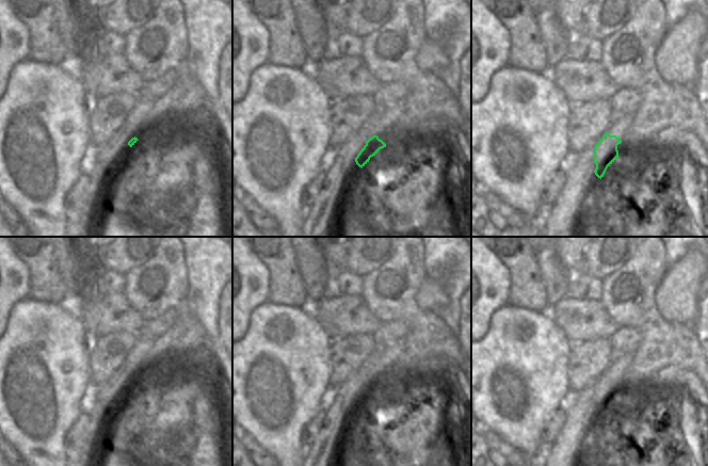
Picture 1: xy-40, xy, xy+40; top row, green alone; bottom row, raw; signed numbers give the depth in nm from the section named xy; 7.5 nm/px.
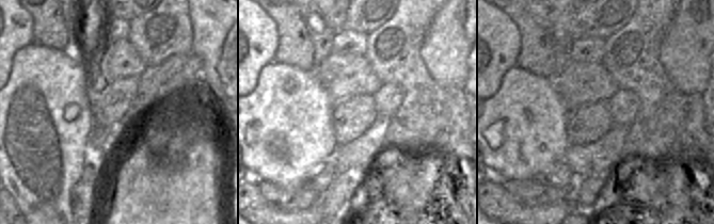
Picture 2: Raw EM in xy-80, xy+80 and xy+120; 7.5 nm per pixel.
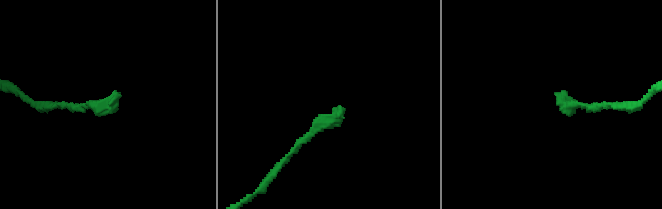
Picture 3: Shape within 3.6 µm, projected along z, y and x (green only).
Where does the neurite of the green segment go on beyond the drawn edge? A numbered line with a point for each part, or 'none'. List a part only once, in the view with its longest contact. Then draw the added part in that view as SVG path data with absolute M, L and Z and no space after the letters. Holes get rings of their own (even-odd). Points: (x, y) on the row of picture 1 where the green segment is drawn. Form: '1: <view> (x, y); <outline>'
1: xy+40 (621, 123); M613 114L613 119L611 120L609 126L605 130L605 133L608 132L610 135L616 135L617 139L623 142L626 132L628 131L628 129L630 128L630 126L632 124L633 117L634 117L634 114ZM602 135L599 138L599 140L602 139Z

